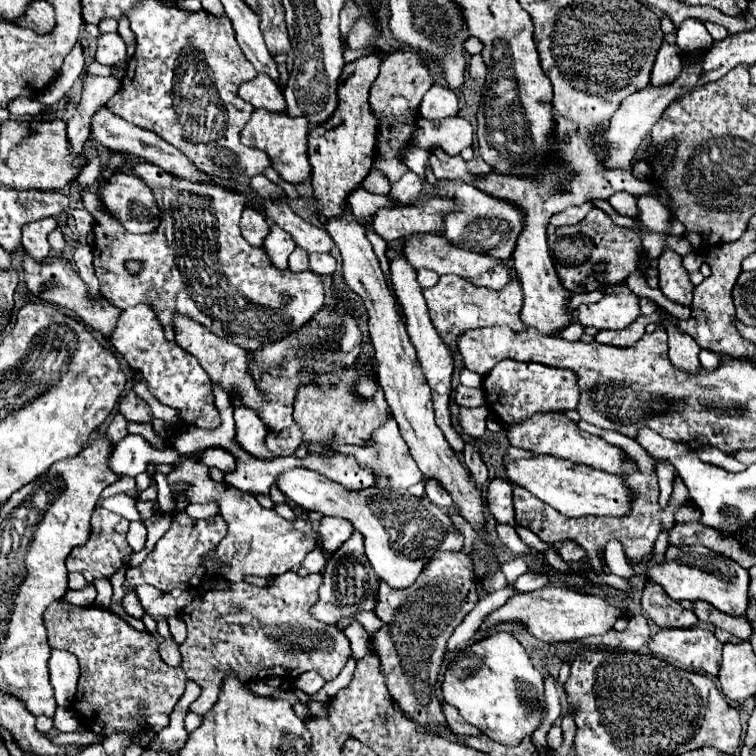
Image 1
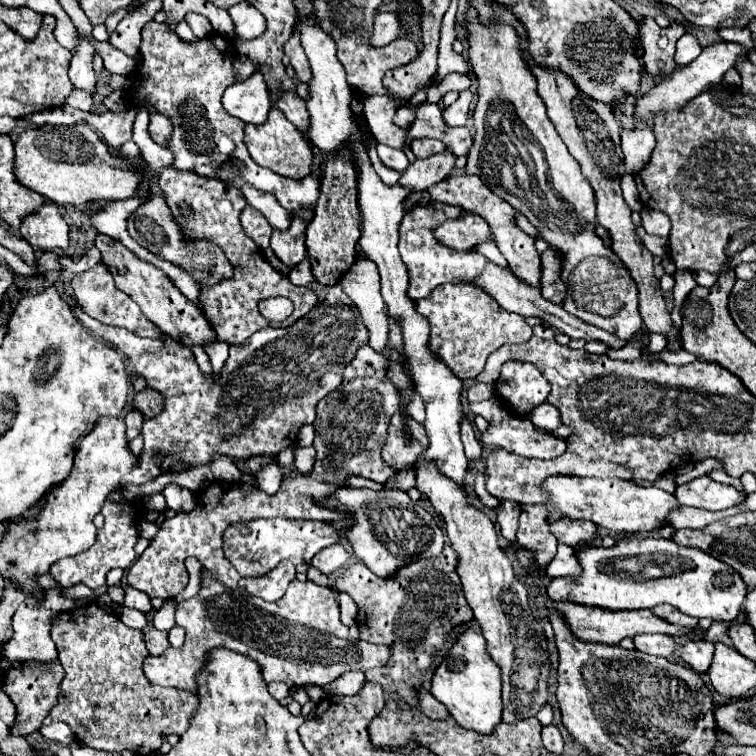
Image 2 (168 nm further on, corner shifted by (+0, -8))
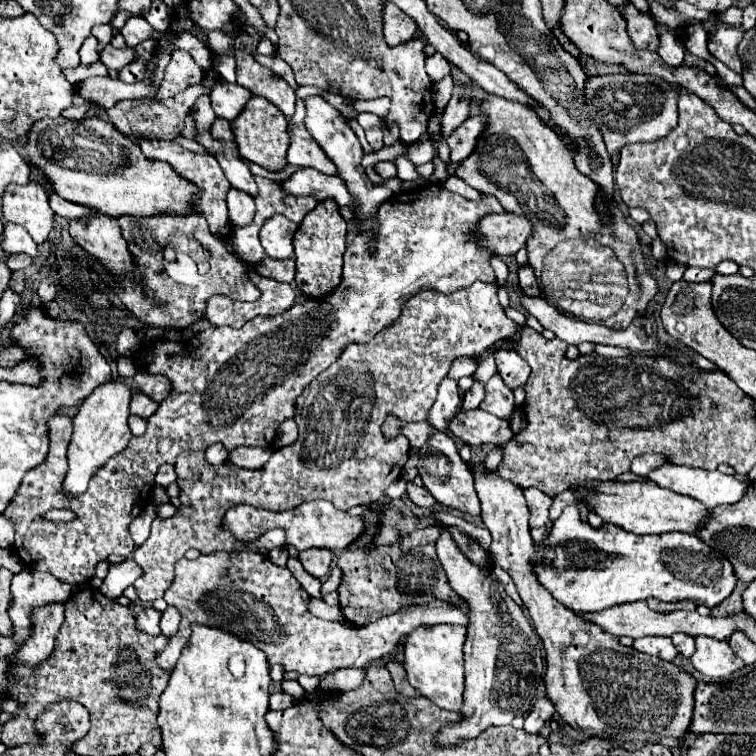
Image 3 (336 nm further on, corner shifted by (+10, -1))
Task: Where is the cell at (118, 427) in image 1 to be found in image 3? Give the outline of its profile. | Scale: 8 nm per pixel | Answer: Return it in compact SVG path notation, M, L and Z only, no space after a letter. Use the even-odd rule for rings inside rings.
M135 393L133 401L131 401L131 415L139 415L143 419L149 419L157 411L157 407L159 407L159 403L155 403L145 393Z

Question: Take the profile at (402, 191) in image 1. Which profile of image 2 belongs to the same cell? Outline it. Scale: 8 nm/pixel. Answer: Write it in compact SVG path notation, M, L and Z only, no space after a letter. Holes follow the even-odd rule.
M445 150L441 154L429 156L427 160L415 160L413 164L409 164L409 168L401 174L399 184L403 184L403 188L411 188L411 192L421 194L427 188L439 184L439 180L447 178L453 172L455 166L455 156Z

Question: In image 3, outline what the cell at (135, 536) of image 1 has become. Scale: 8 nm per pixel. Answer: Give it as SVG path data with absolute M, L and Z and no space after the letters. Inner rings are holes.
M148 505L131 523L129 531L131 531L131 537L135 539L137 545L143 545L145 539L149 537L149 529L151 529L151 521L157 516L157 506Z

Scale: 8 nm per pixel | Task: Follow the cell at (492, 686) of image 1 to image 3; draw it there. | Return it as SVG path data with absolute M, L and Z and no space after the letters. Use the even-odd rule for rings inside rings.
M457 625L421 627L409 633L403 643L403 667L407 671L409 683L417 689L419 695L447 711L461 709L463 701L463 643L465 627Z

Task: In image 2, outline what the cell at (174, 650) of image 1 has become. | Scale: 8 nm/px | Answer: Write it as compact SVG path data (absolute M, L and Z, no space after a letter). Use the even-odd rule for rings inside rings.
M149 628L145 632L145 642L153 656L161 656L161 652L167 652L171 648L171 644L167 640L167 632L159 632L155 628Z

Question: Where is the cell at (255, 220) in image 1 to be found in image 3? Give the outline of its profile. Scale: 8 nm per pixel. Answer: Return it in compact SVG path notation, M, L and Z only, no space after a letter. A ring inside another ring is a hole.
M231 189L227 195L227 209L229 209L229 221L233 225L249 225L255 215L255 201L247 193L241 193L239 189Z

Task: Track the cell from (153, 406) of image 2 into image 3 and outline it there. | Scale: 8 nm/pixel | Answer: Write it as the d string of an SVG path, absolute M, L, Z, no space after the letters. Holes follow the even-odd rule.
M137 371L137 375L133 377L135 385L139 387L139 391L147 393L151 399L155 399L157 403L161 403L171 389L171 381L165 375L151 375L147 371Z

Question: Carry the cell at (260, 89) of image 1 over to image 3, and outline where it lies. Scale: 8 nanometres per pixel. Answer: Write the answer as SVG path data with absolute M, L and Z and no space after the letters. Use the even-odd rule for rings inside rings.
M219 79L211 91L211 105L217 117L233 121L245 107L251 93L237 83L227 83Z

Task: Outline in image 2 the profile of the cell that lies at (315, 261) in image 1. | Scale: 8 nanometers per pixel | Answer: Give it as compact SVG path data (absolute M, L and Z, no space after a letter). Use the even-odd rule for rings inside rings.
M305 258L303 262L299 262L299 264L291 270L289 280L291 280L293 284L297 284L297 286L309 286L311 282L315 282L315 276L313 276L313 272L311 272L311 262L309 262L307 258Z

